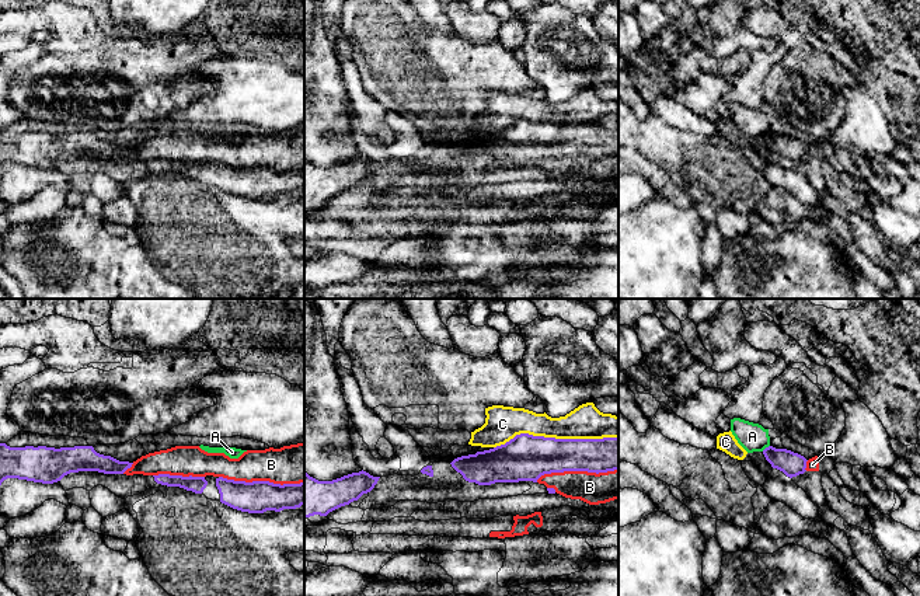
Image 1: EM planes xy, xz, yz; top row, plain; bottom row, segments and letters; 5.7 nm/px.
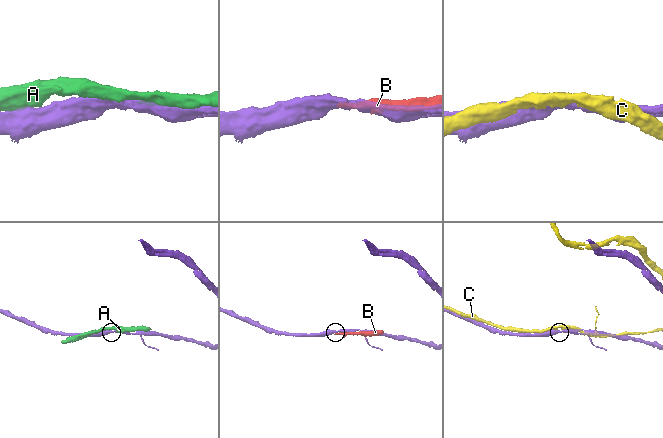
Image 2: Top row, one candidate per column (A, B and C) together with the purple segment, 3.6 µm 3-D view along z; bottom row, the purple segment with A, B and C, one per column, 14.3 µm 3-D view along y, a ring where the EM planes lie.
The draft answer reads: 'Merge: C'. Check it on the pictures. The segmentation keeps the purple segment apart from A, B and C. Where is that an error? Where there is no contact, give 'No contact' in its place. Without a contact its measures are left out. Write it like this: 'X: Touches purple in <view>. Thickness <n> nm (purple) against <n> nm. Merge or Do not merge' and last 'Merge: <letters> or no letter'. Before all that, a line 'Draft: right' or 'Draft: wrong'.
Draft: wrong
A: Touches purple in yz. Thickness 140 nm (purple) against 160 nm. Do not merge
B: Touches purple in xy. Thickness 190 nm (purple) against 220 nm. Do not merge
C: Touches purple in xz. Thickness 260 nm (purple) against 190 nm. Do not merge
Merge: no letter

